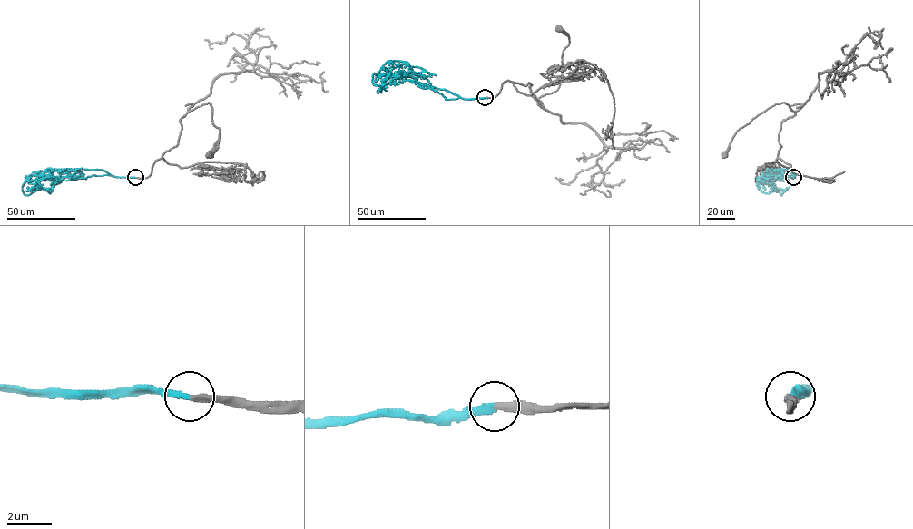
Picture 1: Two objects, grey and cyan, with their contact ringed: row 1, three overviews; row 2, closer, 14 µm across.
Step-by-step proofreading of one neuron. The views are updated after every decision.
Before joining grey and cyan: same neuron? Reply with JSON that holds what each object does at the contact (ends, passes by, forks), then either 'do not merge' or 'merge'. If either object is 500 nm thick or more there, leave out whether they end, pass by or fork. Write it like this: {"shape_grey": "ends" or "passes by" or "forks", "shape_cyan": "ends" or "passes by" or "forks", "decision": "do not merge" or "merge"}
{"shape_grey": "ends", "shape_cyan": "ends", "decision": "merge"}

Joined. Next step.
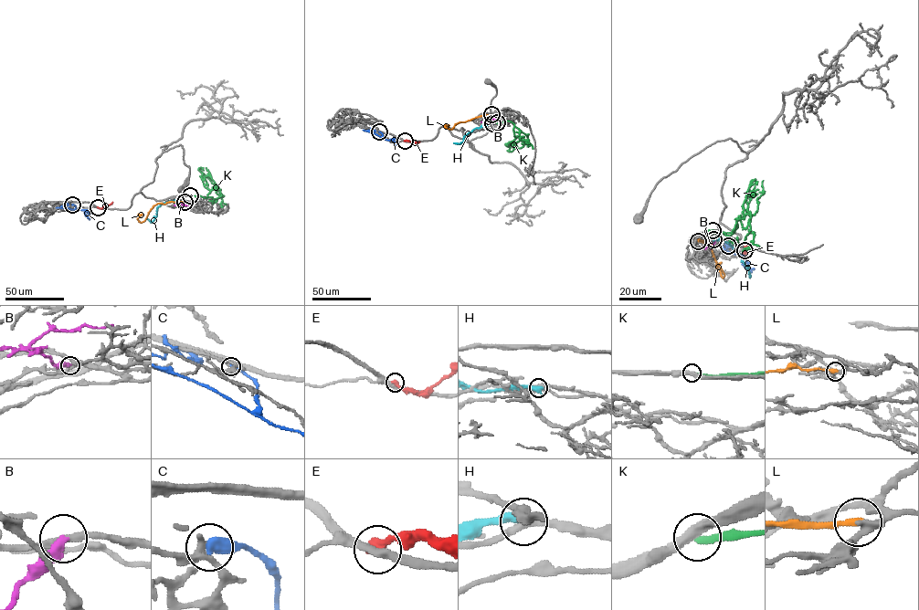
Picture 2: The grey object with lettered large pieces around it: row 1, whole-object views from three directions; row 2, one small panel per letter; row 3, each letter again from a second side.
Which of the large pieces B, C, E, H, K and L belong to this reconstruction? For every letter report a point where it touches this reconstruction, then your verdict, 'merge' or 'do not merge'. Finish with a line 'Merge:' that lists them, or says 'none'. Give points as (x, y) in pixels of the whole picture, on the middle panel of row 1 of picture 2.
B: contact (491, 123); merge
C: contact (379, 131); do not merge
E: contact (405, 141); do not merge
H: contact (492, 123); do not merge
K: contact (497, 122); do not merge
L: contact (491, 114); do not merge
Merge: B

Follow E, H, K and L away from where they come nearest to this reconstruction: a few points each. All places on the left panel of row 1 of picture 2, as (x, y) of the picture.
E: (98, 207), (102, 208), (112, 202)
H: (185, 201), (163, 203), (152, 222), (146, 218)
K: (189, 195), (206, 197), (215, 188), (220, 194), (201, 168)
L: (184, 202), (157, 203), (141, 222), (137, 218), (142, 214)

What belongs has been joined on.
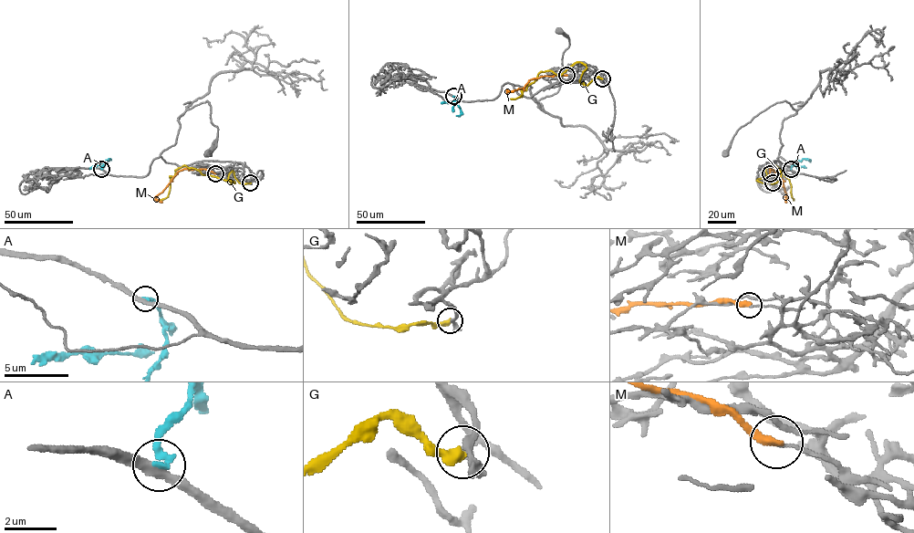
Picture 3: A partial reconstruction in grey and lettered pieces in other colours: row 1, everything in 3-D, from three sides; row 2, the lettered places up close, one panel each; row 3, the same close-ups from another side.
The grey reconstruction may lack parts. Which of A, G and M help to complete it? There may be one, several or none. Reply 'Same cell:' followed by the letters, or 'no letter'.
Same cell: no letter

